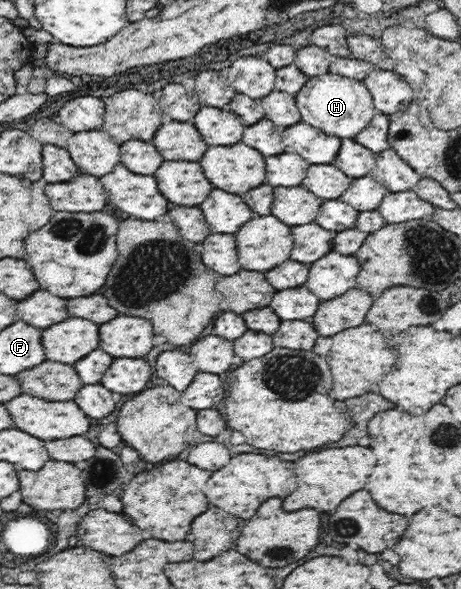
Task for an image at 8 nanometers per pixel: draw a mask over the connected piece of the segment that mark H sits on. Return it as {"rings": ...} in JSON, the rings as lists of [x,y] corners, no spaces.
{"rings":[[[331,73],[309,77],[295,97],[304,123],[341,139],[353,139],[377,113],[373,97],[363,82]]]}

